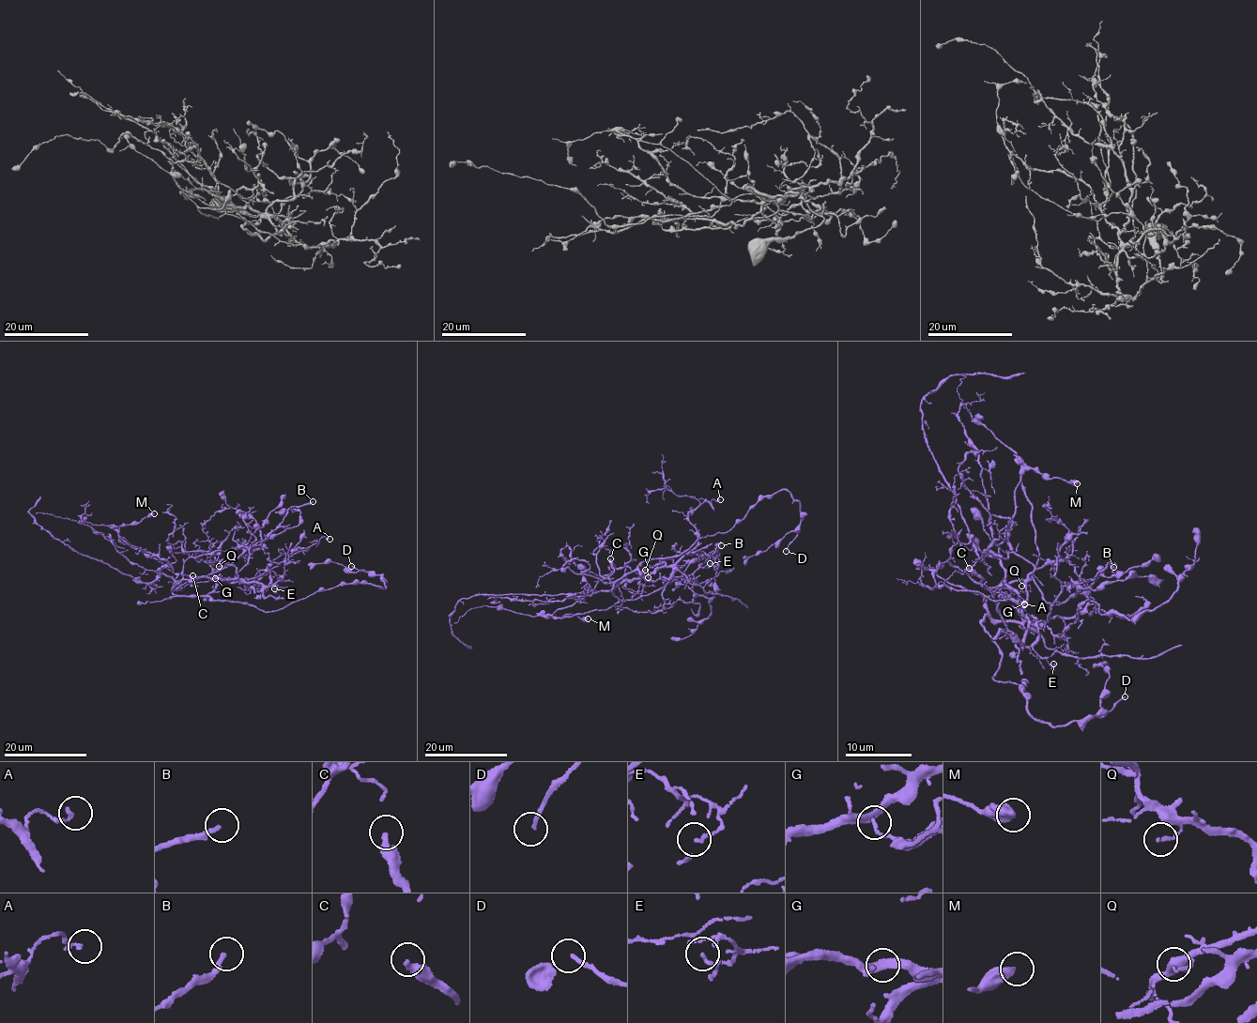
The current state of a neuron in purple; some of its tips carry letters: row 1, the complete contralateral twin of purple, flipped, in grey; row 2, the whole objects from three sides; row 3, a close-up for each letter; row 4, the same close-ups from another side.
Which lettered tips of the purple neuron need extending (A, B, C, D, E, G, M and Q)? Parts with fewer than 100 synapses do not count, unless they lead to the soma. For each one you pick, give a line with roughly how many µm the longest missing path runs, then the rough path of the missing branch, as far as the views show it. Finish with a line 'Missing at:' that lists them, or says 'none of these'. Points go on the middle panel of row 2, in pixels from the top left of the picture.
Missing at: none of these

